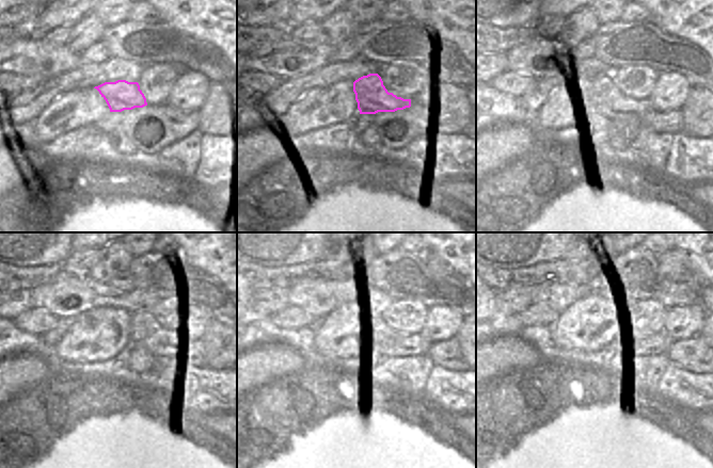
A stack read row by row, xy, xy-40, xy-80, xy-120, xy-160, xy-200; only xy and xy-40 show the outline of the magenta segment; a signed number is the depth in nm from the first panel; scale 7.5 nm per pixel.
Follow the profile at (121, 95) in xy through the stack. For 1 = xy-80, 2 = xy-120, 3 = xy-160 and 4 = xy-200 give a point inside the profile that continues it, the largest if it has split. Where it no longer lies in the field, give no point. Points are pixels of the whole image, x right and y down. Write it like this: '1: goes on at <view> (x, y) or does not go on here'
1: goes on at xy-80 (612, 100)
2: goes on at xy-120 (144, 329)
3: goes on at xy-160 (396, 344)
4: goes on at xy-200 (661, 342)

